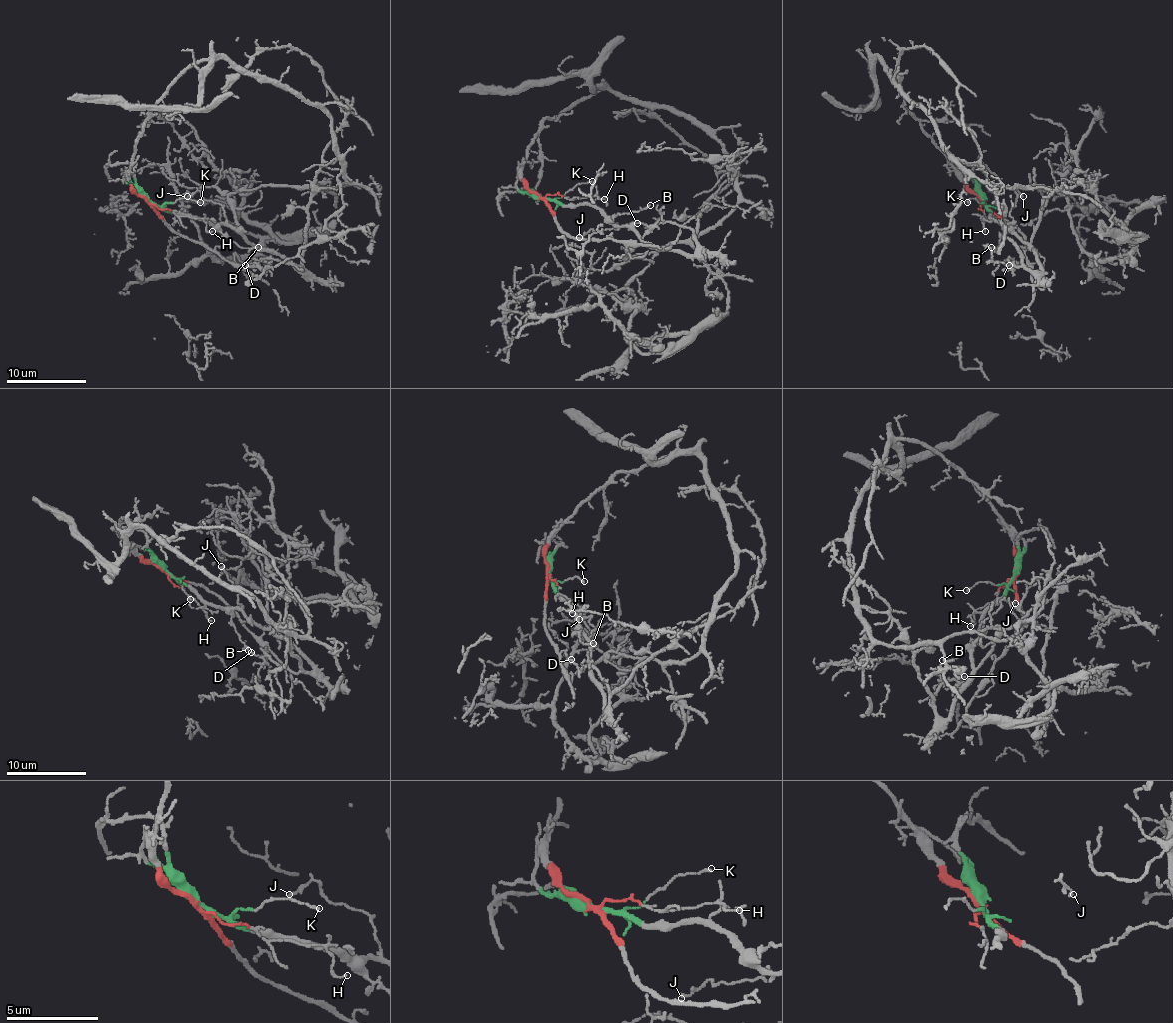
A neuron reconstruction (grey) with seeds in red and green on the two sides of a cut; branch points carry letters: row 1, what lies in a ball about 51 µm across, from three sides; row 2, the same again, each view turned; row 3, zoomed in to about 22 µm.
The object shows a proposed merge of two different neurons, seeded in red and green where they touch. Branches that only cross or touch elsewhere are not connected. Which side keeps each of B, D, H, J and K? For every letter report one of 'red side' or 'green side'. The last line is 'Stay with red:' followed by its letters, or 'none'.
B: green side
D: green side
H: red side
J: green side
K: green side
Stay with red: H

